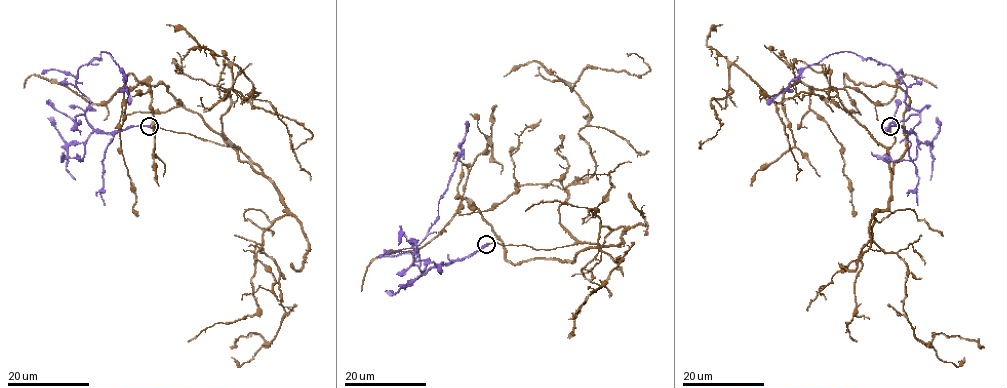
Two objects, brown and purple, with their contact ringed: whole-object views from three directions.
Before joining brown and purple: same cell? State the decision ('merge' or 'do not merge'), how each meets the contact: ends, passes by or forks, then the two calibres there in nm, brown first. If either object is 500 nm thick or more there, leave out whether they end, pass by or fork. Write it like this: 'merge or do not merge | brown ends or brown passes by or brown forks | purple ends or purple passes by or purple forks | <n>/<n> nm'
do not merge | brown ends | purple ends | 190/400 nm

